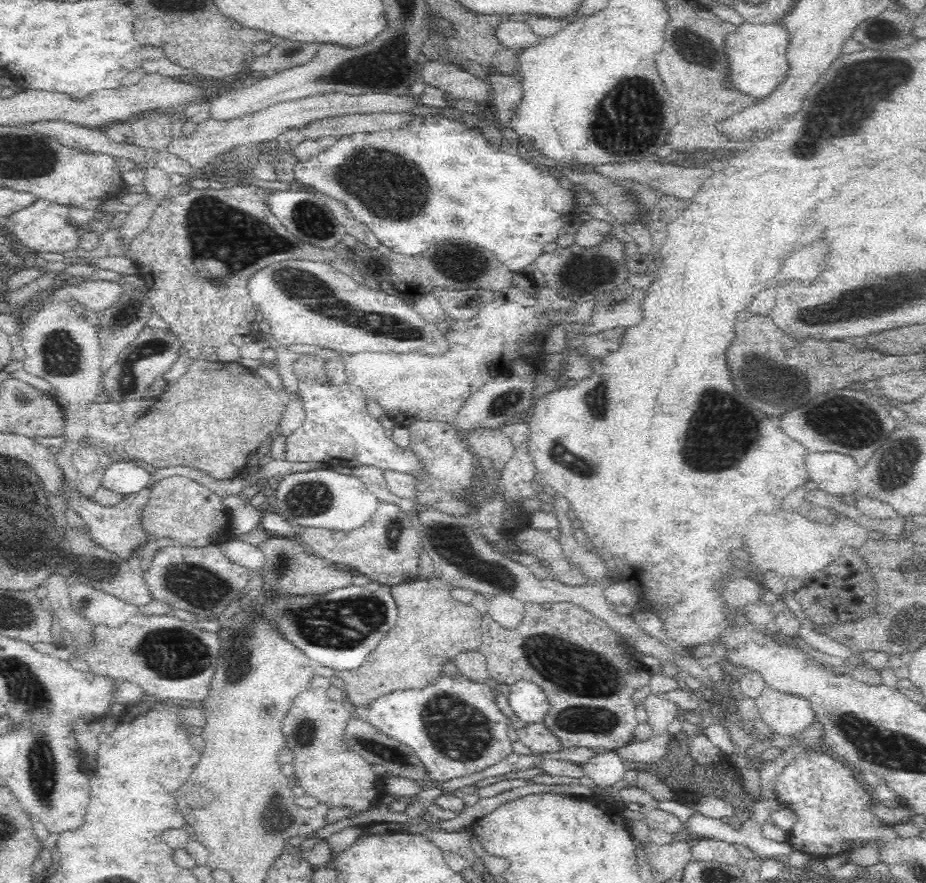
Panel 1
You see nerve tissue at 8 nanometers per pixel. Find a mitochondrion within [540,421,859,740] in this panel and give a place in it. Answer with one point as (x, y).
(562, 457)

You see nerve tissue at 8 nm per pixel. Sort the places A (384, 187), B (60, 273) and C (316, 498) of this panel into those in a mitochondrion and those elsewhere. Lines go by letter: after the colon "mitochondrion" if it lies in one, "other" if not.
A: mitochondrion
B: other
C: mitochondrion

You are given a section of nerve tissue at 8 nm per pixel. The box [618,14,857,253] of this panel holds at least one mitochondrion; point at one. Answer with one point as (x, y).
(690, 48)

